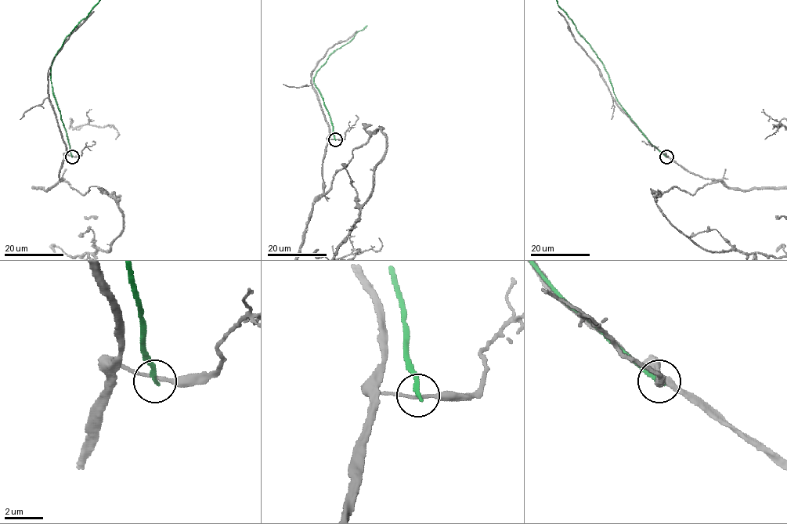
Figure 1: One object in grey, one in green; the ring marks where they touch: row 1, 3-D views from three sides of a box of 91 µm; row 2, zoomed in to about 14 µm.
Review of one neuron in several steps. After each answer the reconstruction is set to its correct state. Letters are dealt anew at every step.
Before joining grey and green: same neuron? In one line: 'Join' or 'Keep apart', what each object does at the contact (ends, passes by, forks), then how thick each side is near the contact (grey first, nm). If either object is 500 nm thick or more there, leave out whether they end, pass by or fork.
Keep apart. At the ring grey passes by. At the ring green ends. Thickness 150 nm (grey) against 220 nm

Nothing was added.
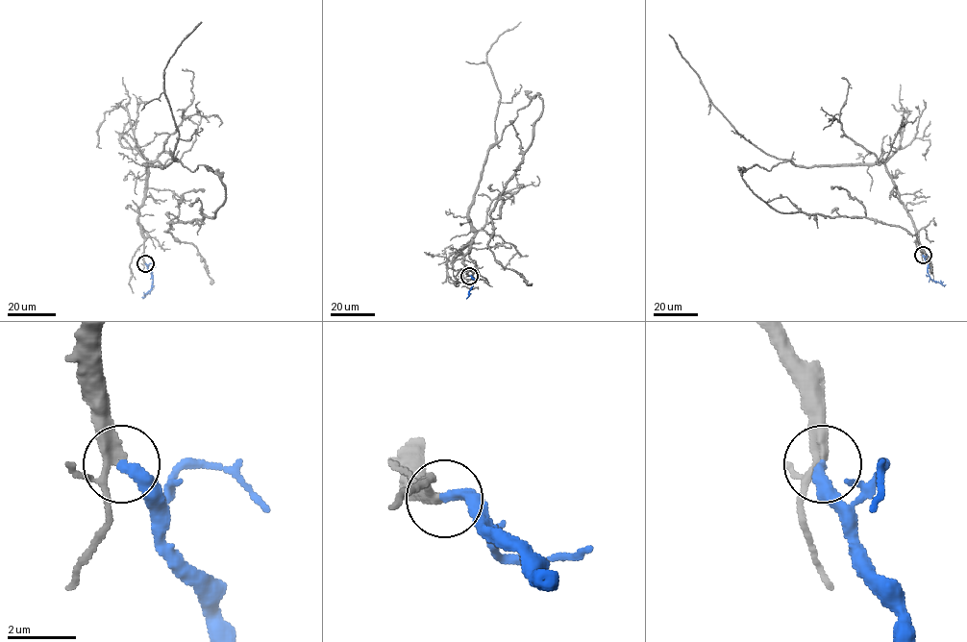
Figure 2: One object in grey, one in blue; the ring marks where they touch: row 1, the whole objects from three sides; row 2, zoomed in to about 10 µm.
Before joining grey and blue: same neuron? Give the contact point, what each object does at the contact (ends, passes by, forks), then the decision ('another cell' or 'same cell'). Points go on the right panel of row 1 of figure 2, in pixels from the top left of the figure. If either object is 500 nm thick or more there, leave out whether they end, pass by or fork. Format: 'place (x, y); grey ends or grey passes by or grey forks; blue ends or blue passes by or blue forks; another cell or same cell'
place (923, 255); grey forks; blue ends; same cell

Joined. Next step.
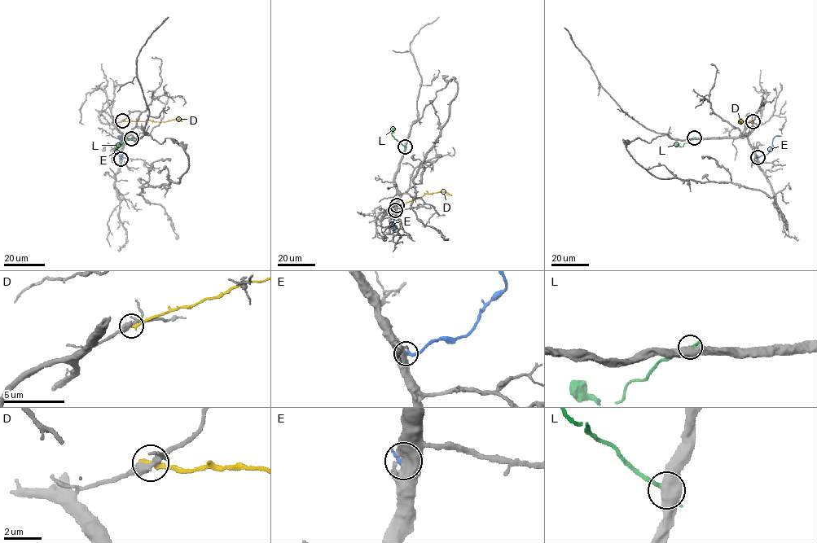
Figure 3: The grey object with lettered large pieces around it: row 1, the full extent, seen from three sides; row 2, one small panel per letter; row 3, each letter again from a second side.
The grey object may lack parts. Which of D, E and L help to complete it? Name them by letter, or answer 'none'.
E

